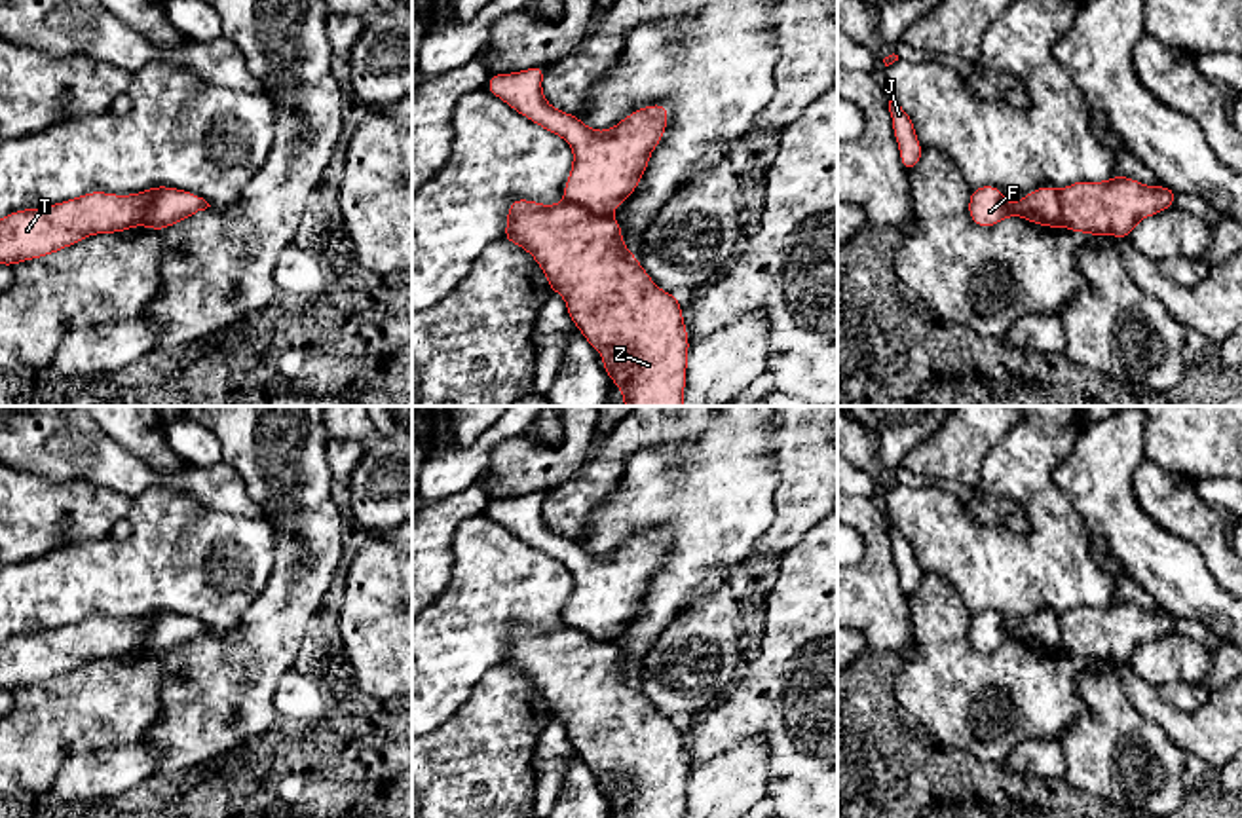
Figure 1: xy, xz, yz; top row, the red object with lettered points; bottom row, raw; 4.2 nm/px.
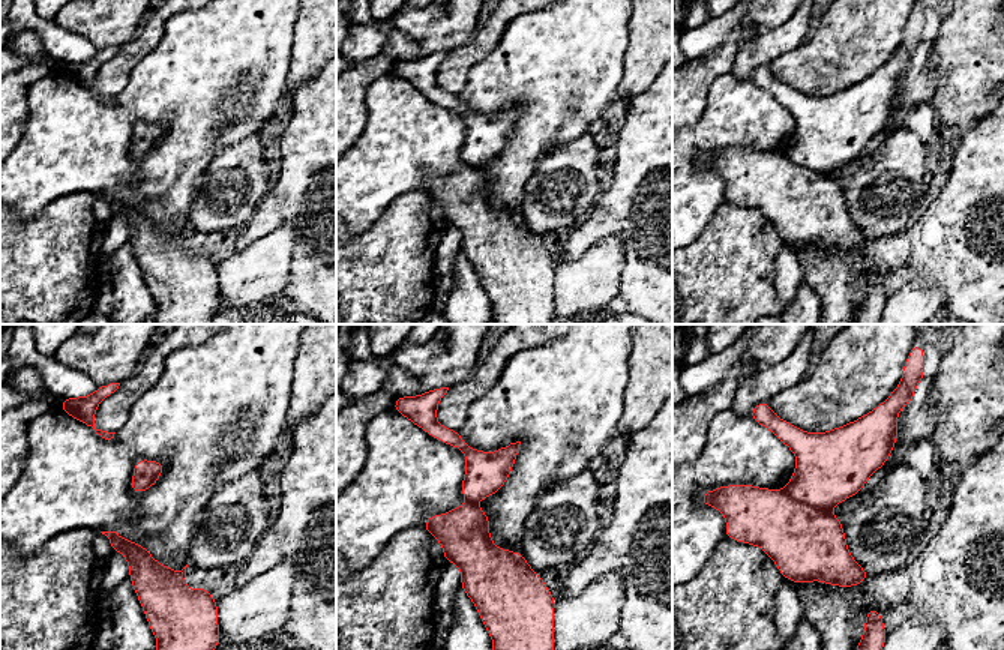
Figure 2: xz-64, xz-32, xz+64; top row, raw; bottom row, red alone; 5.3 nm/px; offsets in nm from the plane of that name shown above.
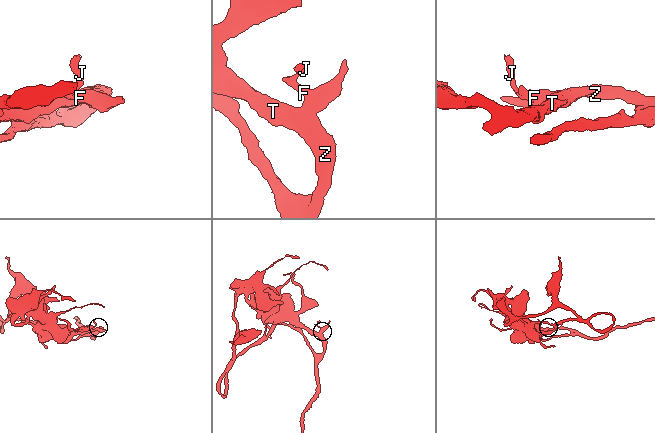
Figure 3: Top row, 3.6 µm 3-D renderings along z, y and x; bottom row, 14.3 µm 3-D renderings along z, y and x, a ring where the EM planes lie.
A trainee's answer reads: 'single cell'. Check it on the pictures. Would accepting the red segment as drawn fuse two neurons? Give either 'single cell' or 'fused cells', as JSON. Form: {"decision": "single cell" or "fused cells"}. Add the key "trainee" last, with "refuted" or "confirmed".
{"decision": "fused cells", "trainee": "refuted"}

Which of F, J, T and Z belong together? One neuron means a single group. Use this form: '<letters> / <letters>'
F J / T Z

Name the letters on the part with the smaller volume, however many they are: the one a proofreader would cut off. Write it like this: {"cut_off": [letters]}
{"cut_off": ["F", "J"]}

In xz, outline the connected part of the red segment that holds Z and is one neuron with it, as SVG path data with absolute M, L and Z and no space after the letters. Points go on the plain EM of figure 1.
M513 624L507 634L507 655L501 664L528 676L543 695L551 717L566 725L568 740L594 776L602 776L602 791L621 818L684 818L689 763L678 721L661 716L638 683L625 672L615 641L581 634L575 628L541 630L532 624Z

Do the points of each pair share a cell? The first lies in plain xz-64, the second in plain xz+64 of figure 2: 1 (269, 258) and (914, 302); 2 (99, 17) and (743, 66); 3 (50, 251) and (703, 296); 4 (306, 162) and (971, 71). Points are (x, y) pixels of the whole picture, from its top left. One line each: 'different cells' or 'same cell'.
1: same cell
2: same cell
3: same cell
4: different cells

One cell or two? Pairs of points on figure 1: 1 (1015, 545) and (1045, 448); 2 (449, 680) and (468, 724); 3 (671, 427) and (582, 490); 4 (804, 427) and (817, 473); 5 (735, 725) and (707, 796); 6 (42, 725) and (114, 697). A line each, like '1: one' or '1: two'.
1: one
2: two
3: one
4: one
5: two
6: one

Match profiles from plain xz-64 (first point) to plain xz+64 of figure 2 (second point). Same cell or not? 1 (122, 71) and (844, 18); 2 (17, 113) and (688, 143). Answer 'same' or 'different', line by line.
1: same
2: different

